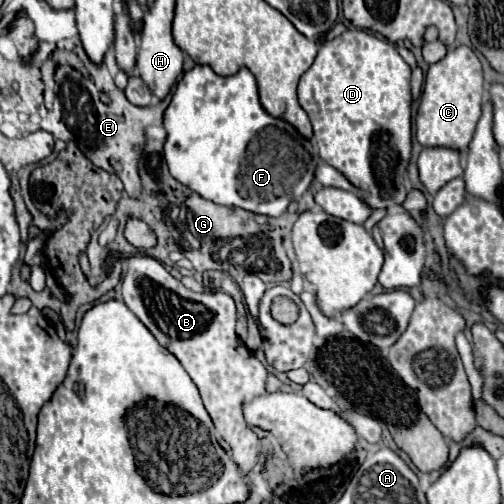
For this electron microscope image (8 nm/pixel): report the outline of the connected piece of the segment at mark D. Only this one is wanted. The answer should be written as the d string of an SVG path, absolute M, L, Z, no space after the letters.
M350 28L346 32L342 32L340 36L336 36L334 40L326 40L320 44L318 48L318 56L314 60L314 64L302 74L300 78L300 84L298 84L298 100L300 100L300 106L308 112L310 116L310 122L312 122L312 128L314 128L314 142L318 146L318 152L320 152L320 158L334 166L336 170L340 170L360 192L364 192L360 198L370 206L370 208L398 208L404 198L406 198L406 192L408 192L408 160L410 160L410 138L412 138L412 114L410 114L410 66L400 58L400 54L396 52L396 48L392 44L388 44L384 38L378 38L370 32L364 32L360 28Z

